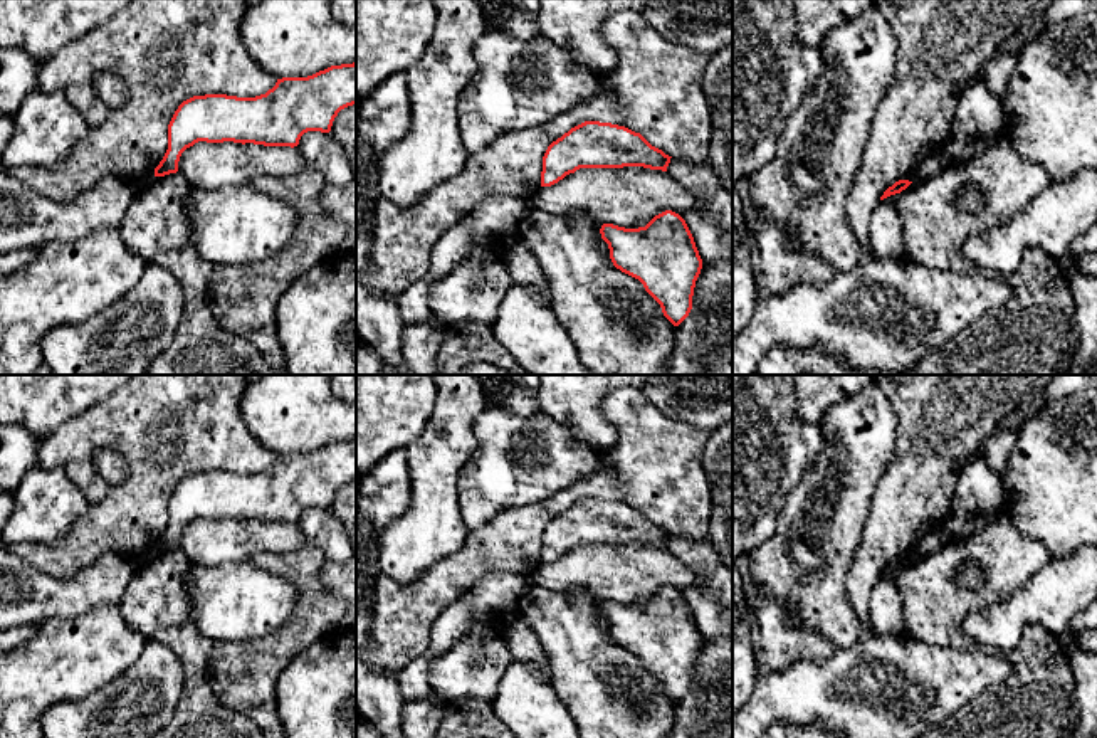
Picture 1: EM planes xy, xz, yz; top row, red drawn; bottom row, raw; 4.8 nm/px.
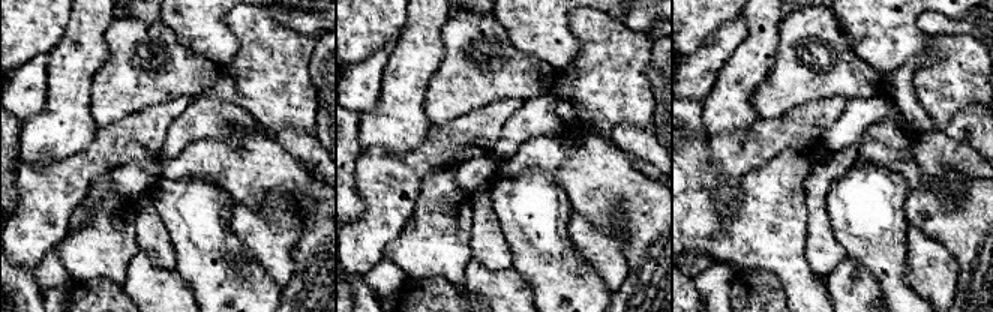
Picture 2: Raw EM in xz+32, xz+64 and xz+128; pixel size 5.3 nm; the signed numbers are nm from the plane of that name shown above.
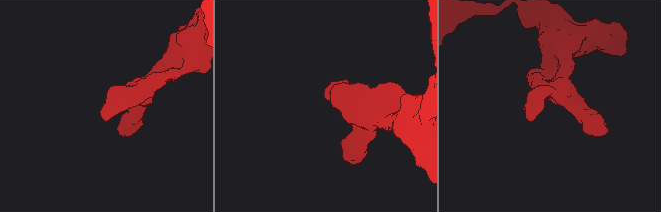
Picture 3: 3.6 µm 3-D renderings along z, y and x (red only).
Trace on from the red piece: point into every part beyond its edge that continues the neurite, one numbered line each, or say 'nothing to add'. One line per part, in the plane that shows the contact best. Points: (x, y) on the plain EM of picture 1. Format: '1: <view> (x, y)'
nothing to add

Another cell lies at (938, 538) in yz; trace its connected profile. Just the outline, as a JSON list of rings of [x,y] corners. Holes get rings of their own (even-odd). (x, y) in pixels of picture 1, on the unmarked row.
[[[944,526],[936,528],[931,535],[924,536],[916,548],[916,556],[929,556],[934,551],[951,543]]]

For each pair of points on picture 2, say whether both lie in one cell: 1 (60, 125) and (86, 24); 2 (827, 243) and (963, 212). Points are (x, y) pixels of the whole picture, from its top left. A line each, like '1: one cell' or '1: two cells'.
1: one cell
2: two cells

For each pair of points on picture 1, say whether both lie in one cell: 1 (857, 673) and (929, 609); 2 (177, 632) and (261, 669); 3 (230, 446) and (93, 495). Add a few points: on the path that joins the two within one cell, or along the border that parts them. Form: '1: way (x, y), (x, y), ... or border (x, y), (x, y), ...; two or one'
1: border (906, 636), (928, 644), (944, 646); two
2: border (215, 643), (209, 663), (212, 688); two
3: border (110, 488), (89, 505); two

